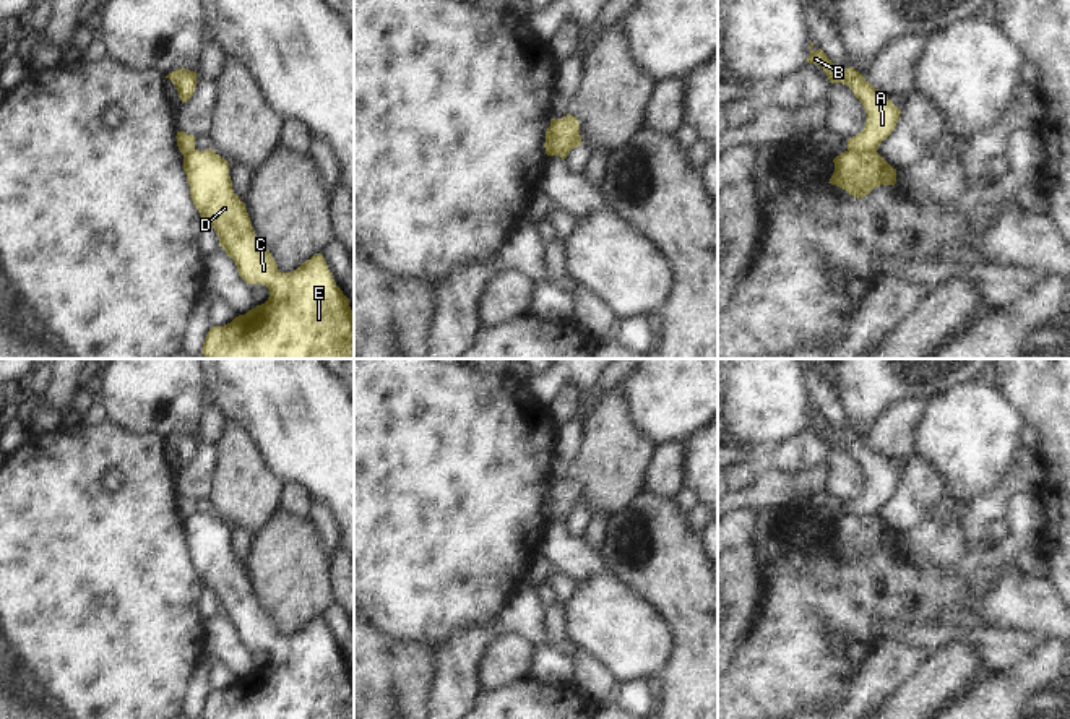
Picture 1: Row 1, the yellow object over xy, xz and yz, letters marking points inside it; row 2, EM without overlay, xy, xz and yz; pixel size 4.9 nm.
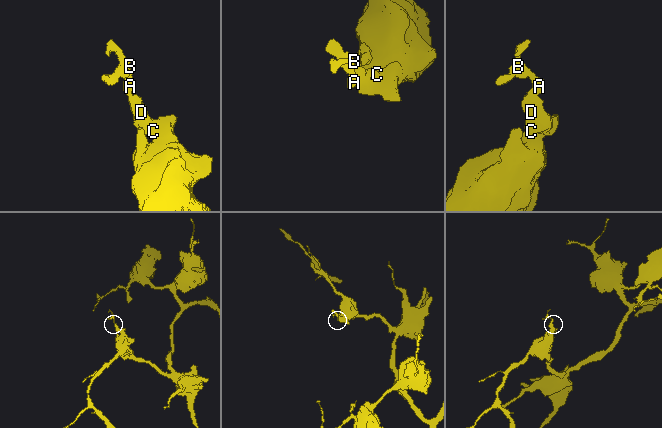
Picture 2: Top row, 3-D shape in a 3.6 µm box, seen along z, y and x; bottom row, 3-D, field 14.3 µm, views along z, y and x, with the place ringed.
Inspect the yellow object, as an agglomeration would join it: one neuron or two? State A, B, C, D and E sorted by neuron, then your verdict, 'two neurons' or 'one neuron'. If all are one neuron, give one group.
A B / C D E; two neurons

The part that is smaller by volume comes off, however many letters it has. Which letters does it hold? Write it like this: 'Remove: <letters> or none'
Remove: A, B

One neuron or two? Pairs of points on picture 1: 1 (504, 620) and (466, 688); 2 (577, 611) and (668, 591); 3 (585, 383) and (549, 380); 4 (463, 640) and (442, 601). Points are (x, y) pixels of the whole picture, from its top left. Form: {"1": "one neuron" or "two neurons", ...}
{"1": "one neuron", "2": "two neurons", "3": "one neuron", "4": "two neurons"}

